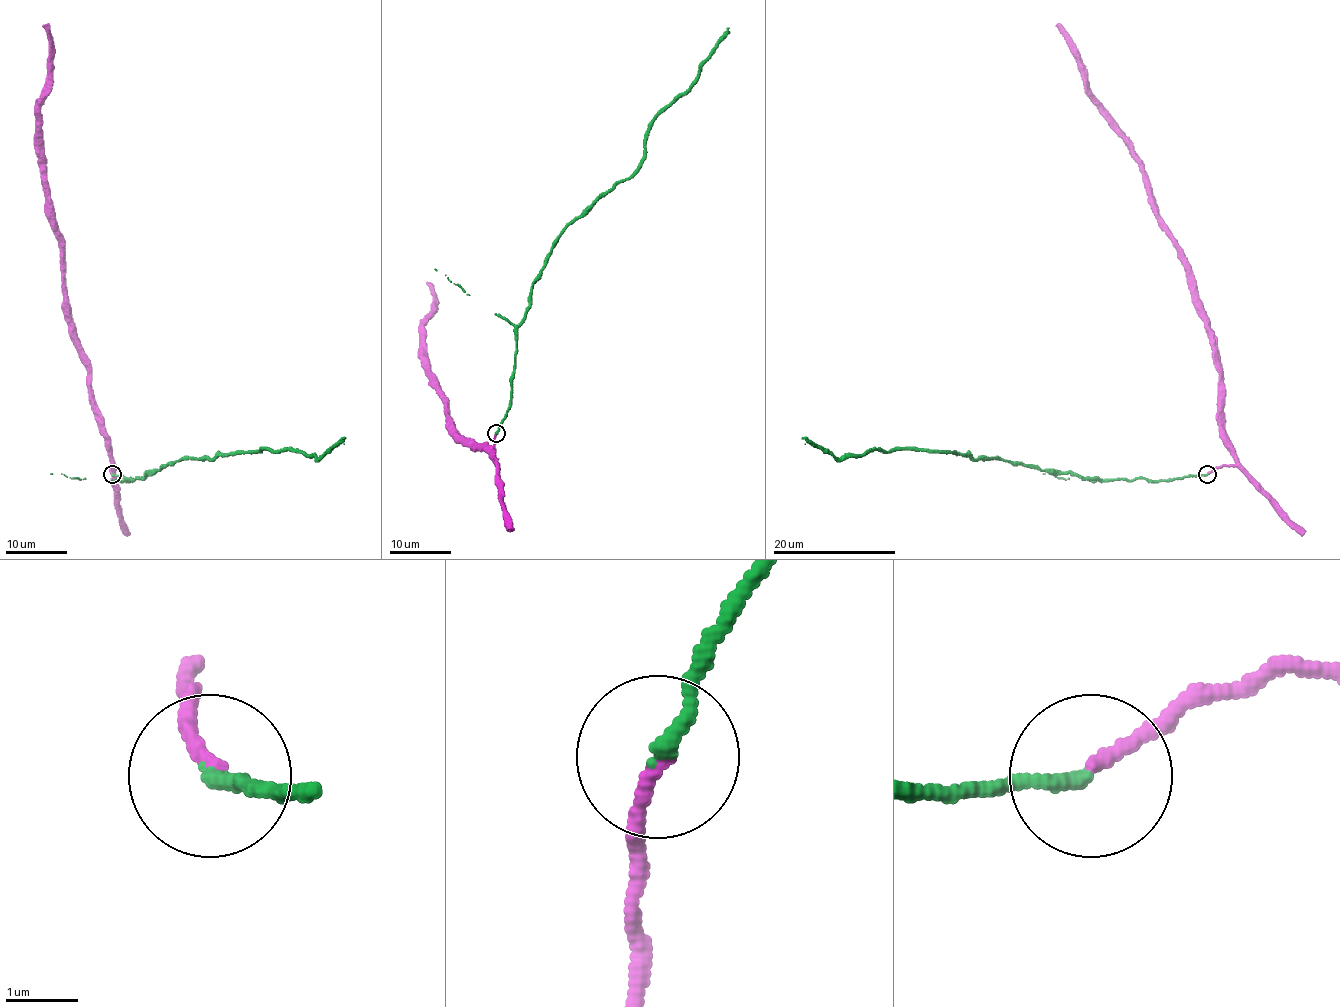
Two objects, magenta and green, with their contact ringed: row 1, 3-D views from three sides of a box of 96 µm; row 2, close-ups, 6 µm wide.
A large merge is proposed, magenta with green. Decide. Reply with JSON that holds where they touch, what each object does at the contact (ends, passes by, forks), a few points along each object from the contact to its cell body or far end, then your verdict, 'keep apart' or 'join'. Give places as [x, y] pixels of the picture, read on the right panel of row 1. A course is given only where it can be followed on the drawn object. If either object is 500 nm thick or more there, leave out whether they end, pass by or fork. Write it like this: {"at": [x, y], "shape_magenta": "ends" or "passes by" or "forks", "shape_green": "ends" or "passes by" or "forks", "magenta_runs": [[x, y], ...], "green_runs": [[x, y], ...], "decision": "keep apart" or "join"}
{"at": [1207, 474], "shape_magenta": "ends", "shape_green": "ends", "magenta_runs": [[1207, 474], [1233, 466], [1236, 454], [1195, 278], [1138, 157], [1057, 24]], "green_runs": [[1207, 474], [1170, 480], [1100, 480], [930, 449], [867, 449], [856, 456], [833, 457], [801, 437]], "decision": "join"}

